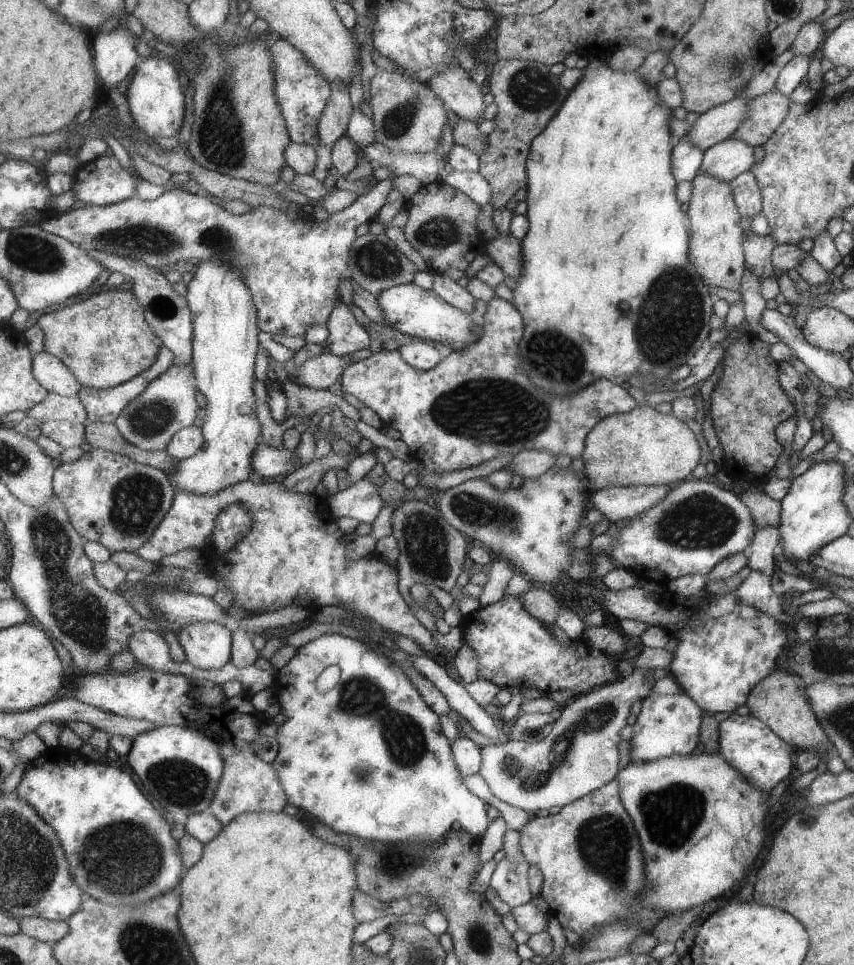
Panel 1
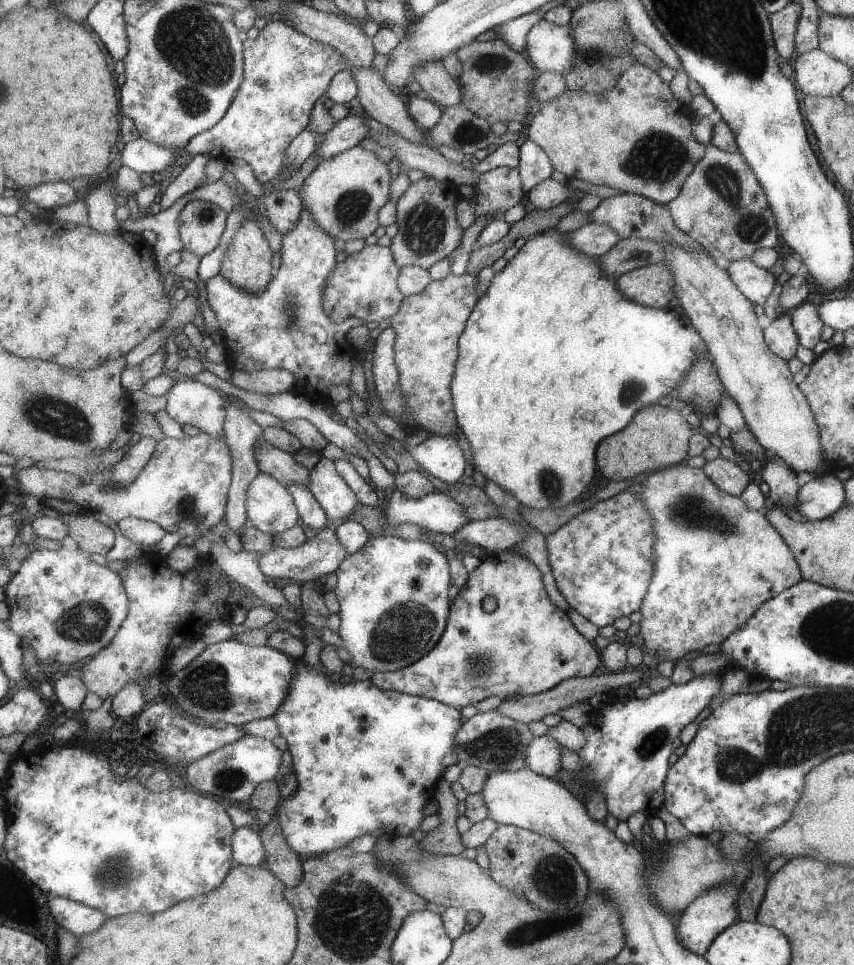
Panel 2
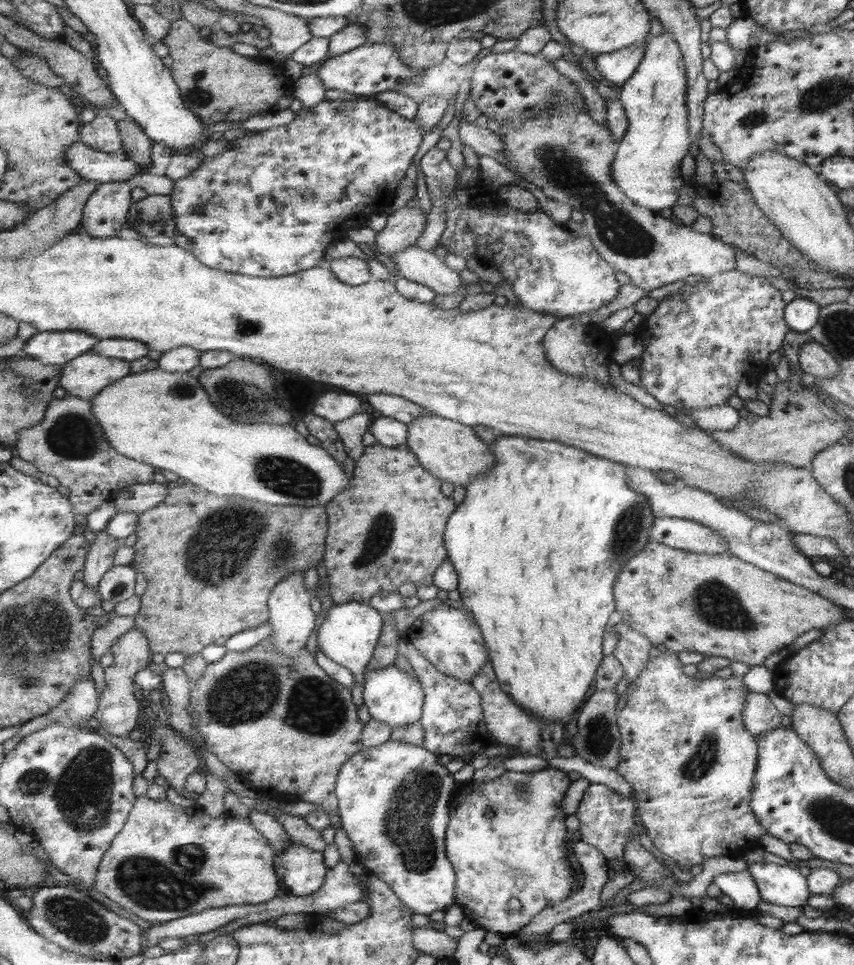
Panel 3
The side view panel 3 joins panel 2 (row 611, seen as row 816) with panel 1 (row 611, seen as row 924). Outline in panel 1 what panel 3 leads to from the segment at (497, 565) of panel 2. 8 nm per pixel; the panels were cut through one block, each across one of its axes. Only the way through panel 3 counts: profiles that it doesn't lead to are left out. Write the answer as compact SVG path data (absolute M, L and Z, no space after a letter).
M505 596L501 602L481 608L473 616L467 616L459 622L463 644L471 644L479 652L479 662L481 662L481 678L491 680L499 684L501 688L535 688L543 694L551 694L555 690L565 690L569 688L575 698L581 694L587 694L593 690L593 686L601 686L607 682L617 680L619 672L613 666L615 662L605 656L605 652L593 648L589 642L585 642L581 636L577 640L571 640L569 646L563 646L543 624L539 618L535 618L531 612L527 612L525 598L523 596Z

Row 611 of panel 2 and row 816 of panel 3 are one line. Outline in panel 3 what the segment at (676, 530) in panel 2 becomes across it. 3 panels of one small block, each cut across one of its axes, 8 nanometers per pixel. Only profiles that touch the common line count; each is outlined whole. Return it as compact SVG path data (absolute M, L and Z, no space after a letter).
M663 652L649 658L641 674L627 686L623 700L627 702L617 712L621 732L621 754L617 758L617 774L631 786L637 800L639 820L647 830L653 846L671 862L685 868L701 864L705 858L729 856L743 858L745 852L763 848L759 838L769 834L753 814L753 780L757 762L761 762L761 746L745 728L743 712L749 688L741 678L705 678L697 680L683 674L677 654Z

